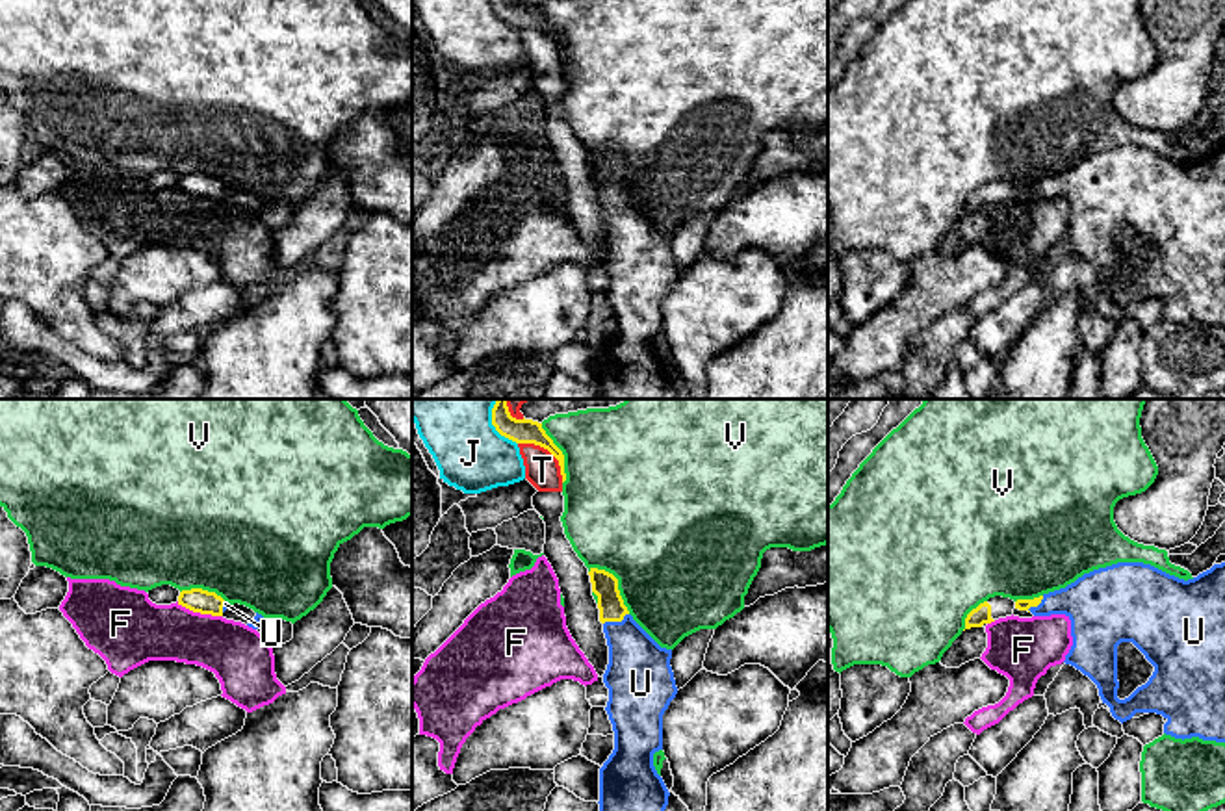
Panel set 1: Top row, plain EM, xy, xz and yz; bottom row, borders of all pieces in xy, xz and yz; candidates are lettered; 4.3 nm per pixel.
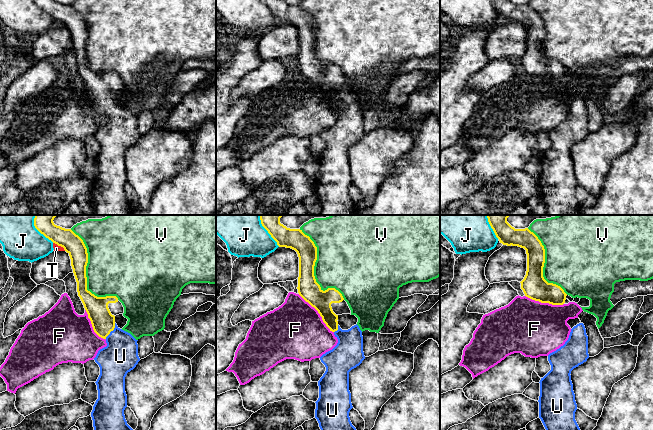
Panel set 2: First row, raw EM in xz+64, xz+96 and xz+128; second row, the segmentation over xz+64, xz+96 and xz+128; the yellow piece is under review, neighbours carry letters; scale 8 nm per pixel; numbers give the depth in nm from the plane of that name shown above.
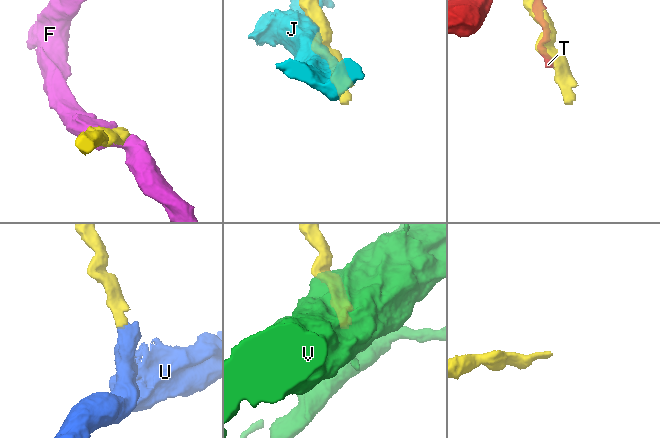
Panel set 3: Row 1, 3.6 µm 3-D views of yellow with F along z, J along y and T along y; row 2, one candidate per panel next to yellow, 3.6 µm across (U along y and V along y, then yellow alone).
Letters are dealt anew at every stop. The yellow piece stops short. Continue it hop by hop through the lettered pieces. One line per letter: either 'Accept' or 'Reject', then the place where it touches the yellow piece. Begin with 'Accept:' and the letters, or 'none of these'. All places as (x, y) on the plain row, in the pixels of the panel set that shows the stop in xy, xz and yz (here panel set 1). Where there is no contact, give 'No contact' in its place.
Accept: U
F: Reject. Touches yellow at xy (199, 195)
J: Reject. Touches yellow at xz (500, 17)
T: Reject. Touches yellow at xz (548, 34)
U: Accept. Touches yellow at xz (615, 205)
V: Reject. Touches yellow at xz (617, 167)

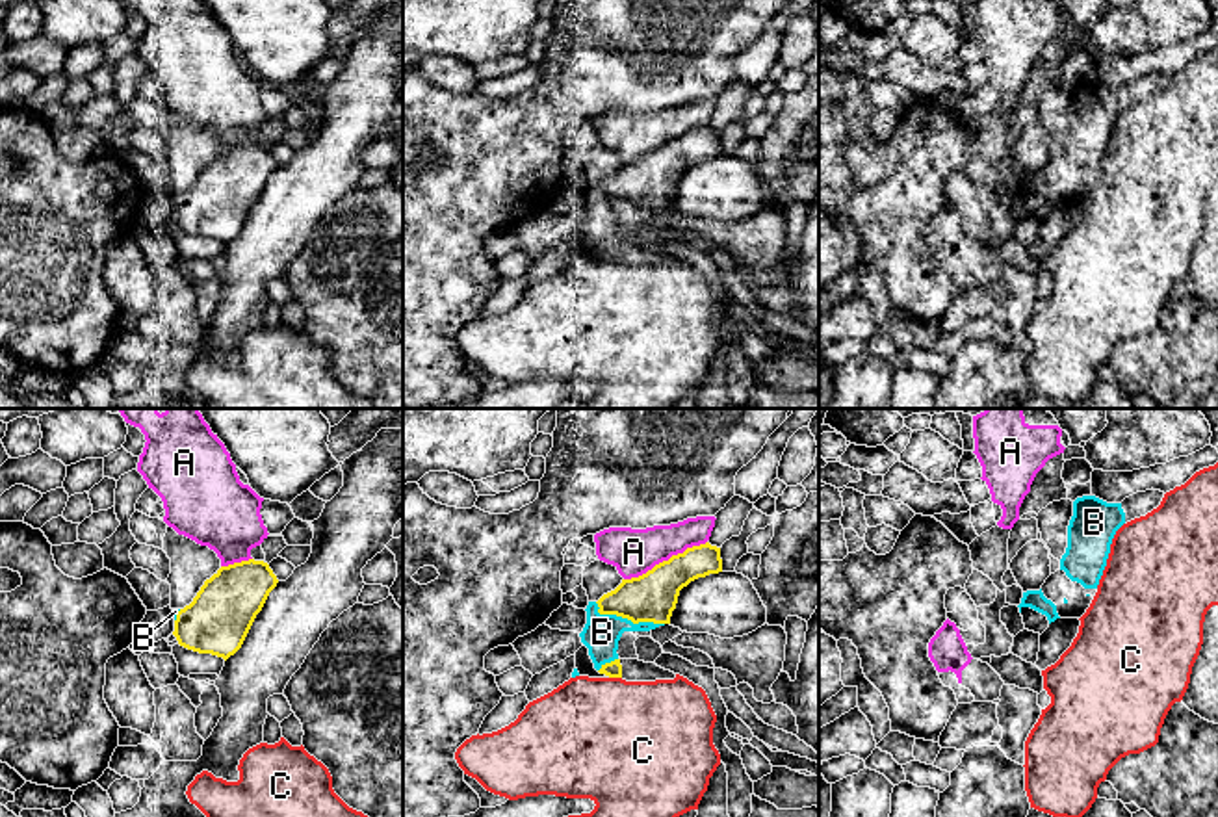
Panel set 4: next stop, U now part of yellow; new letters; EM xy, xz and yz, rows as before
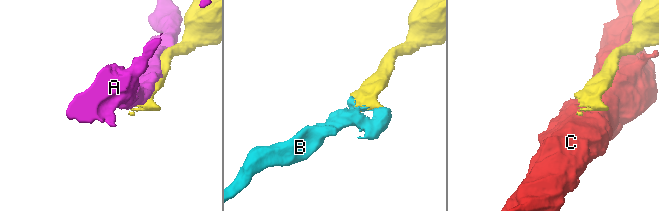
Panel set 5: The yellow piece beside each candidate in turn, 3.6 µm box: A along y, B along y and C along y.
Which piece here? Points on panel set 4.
Accept: B
A: Reject. Touches yellow at xz (665, 145)
B: Accept. Touches yellow at xz (626, 201)
C: Reject. Touches yellow at xz (615, 260)

